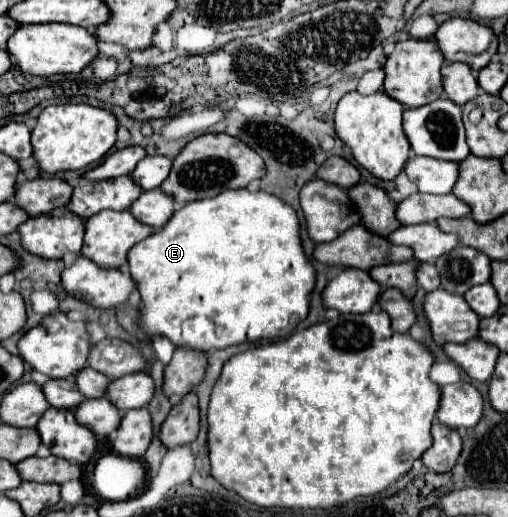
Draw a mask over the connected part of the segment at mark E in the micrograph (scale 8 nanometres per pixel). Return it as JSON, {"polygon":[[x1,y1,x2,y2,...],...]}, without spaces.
{"polygon":[[245,188,225,190,225,192,217,194,215,198,189,202,189,204,181,206,177,212,173,212,169,222,159,232,153,232,151,236,147,236,139,244,135,244,129,250,127,258,129,258,131,278,135,280,137,290,141,294,141,310,139,310,137,326,147,334,147,338,163,336,163,338,169,338,173,342,173,346,177,346,177,348,191,348,191,350,199,350,199,352,219,350,219,348,227,348,227,346,243,344,243,342,255,342,261,338,263,340,277,340,277,338,289,336,293,332,293,328,301,320,305,320,305,316,309,312,309,298,307,296,315,286,315,268,309,264,309,260,303,254,301,240,299,240,297,214,293,212,291,206,285,206,285,202,281,202,277,196,267,194,263,190,257,190,257,192,249,192]]}

